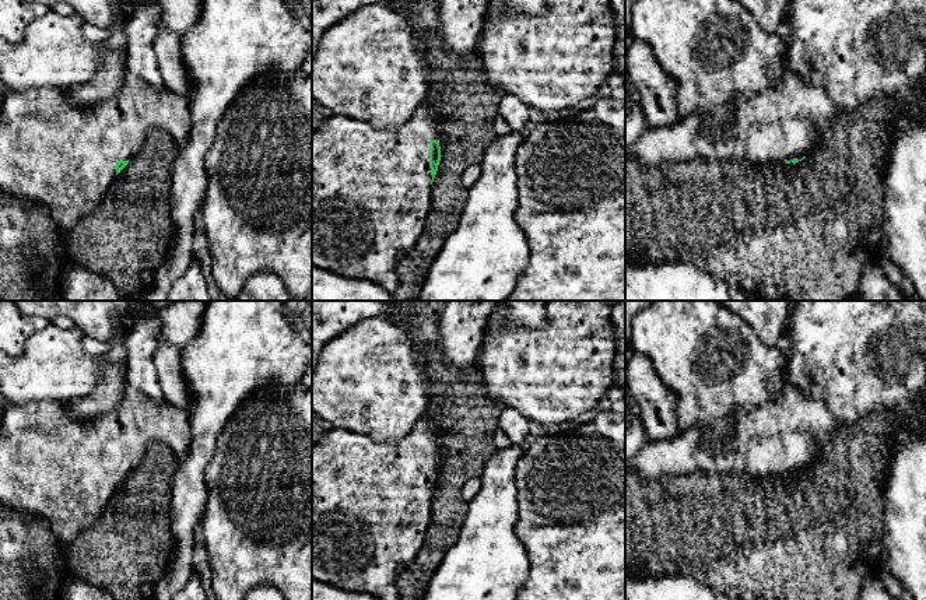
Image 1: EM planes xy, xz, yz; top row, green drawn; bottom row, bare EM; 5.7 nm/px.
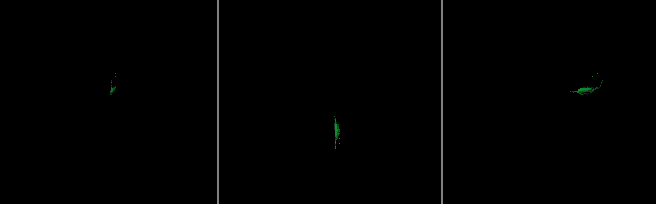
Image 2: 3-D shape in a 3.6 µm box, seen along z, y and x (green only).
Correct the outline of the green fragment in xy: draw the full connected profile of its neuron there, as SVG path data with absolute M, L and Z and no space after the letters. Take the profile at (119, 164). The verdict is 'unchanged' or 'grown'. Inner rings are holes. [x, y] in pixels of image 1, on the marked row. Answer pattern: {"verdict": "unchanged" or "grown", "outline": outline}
{"verdict": "grown", "outline": "M127 71L117 94L90 106L74 106L63 92L53 88L7 91L0 113L0 190L31 203L45 206L57 229L70 232L102 200L115 176L137 154L154 129L165 130L182 147L189 137L192 115L187 101L165 88L157 90L147 80Z"}

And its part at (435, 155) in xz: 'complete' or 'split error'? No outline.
split error

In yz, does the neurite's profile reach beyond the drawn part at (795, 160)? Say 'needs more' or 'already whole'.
needs more

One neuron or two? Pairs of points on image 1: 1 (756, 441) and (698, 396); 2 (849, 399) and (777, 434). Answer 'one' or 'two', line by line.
1: two
2: two

